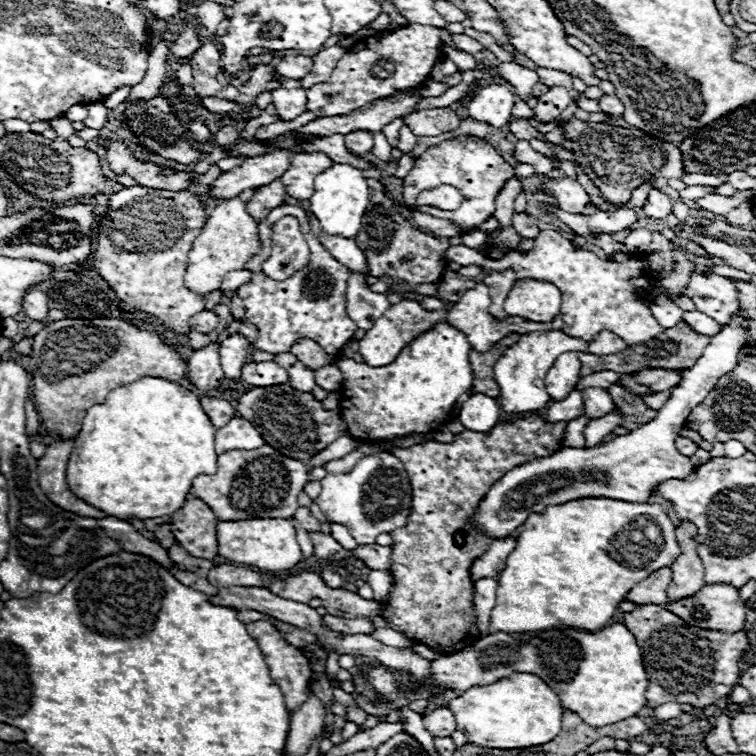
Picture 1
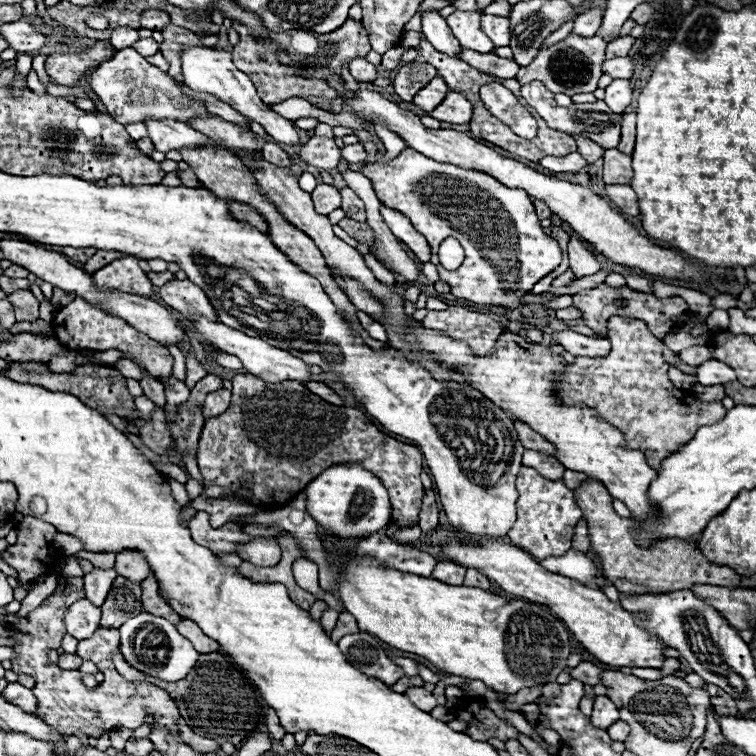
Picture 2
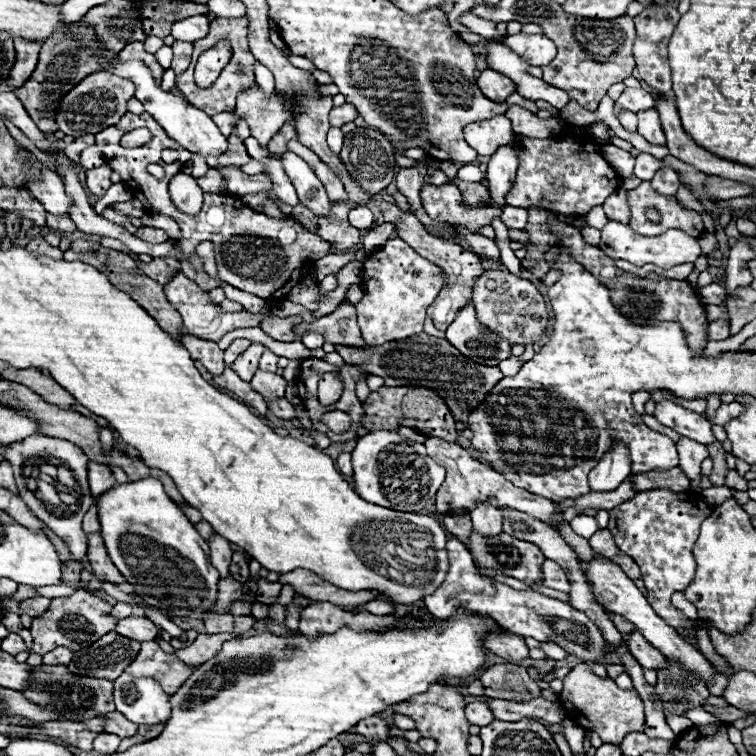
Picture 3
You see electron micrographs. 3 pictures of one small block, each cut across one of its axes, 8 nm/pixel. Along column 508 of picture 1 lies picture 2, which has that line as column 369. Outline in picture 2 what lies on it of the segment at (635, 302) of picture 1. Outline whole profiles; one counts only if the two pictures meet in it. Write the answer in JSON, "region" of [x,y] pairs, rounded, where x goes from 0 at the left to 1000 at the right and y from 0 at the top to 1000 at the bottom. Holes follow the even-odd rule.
{"region":[[[489,333],[481,336],[481,344],[484,344],[487,354],[495,360],[495,365],[497,365],[500,373],[505,373],[505,376],[511,376],[511,378],[521,378],[521,362],[519,362],[516,357],[511,357]]]}

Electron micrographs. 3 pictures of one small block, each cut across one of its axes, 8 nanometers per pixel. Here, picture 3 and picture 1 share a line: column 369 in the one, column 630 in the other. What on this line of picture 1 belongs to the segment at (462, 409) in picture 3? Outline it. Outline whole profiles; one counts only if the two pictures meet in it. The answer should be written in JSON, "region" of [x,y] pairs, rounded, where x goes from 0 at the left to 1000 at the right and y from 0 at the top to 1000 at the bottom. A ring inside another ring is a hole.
{"region":[[[899,426],[889,434],[881,434],[881,439],[876,439],[873,444],[852,452],[852,455],[836,455],[831,458],[825,466],[820,468],[807,468],[807,471],[788,471],[788,468],[778,468],[770,466],[765,468],[767,474],[767,500],[780,497],[786,492],[794,489],[812,489],[817,495],[833,495],[833,492],[844,492],[847,487],[889,487],[889,489],[907,489],[915,487],[921,481],[921,476],[929,468],[929,460],[937,458],[939,447],[931,442],[918,439],[907,426]]]}

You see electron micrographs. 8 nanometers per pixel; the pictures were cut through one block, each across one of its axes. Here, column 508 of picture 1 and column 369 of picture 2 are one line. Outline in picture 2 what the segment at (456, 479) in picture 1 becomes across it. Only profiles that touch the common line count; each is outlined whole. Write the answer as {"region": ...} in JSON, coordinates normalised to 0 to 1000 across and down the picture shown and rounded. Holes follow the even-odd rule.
{"region":[[[312,495],[307,508],[307,532],[302,542],[270,558],[262,585],[259,608],[270,630],[272,656],[291,659],[315,651],[320,635],[328,635],[320,653],[349,672],[365,675],[384,664],[389,653],[431,619],[471,611],[500,627],[513,646],[521,680],[508,701],[511,709],[521,709],[524,698],[548,696],[553,690],[561,643],[556,638],[558,598],[550,590],[505,574],[471,540],[434,534],[402,513],[402,508],[394,508],[394,503],[357,508],[341,497]]]}

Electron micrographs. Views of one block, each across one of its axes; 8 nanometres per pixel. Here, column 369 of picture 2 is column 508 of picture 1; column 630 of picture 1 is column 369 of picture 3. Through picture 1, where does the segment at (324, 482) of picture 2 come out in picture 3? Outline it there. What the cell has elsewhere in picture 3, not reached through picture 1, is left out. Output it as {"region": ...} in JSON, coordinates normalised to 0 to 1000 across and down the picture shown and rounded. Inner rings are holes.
{"region":[[[489,569],[487,574],[476,577],[471,593],[466,595],[466,616],[468,646],[481,661],[529,677],[558,677],[566,667],[571,667],[590,627],[579,611],[569,608],[561,587],[548,585],[524,569]],[[526,632],[540,635],[540,656],[513,653],[511,643],[516,643],[516,635],[521,638]]]}

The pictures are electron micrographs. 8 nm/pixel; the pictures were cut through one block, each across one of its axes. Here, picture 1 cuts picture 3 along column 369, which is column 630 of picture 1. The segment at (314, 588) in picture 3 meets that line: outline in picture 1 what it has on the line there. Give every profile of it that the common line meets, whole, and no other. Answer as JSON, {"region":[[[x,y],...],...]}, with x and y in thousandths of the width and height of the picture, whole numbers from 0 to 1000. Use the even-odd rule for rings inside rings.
{"region":[[[873,751],[868,757],[862,757],[857,765],[852,765],[847,772],[841,772],[841,778],[836,778],[828,788],[831,796],[839,799],[881,799],[881,778],[884,770],[889,767],[889,754],[886,751]]]}

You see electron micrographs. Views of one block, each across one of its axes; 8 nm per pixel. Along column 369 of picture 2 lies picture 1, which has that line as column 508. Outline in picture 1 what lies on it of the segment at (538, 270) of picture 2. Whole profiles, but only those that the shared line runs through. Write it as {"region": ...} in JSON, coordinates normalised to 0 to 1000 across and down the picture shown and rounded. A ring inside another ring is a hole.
{"region":[[[606,180],[598,185],[587,185],[571,196],[566,196],[556,209],[550,209],[548,222],[534,233],[534,251],[532,262],[540,270],[540,275],[550,275],[550,259],[563,251],[563,249],[577,249],[582,243],[595,243],[608,251],[614,259],[614,267],[606,278],[590,280],[590,278],[577,278],[577,275],[563,275],[553,272],[556,280],[571,283],[577,288],[593,288],[614,299],[632,299],[640,291],[646,291],[653,283],[653,262],[659,251],[664,249],[664,241],[677,235],[680,225],[677,220],[659,204],[653,193],[648,193],[643,185],[630,183],[630,180]]]}

